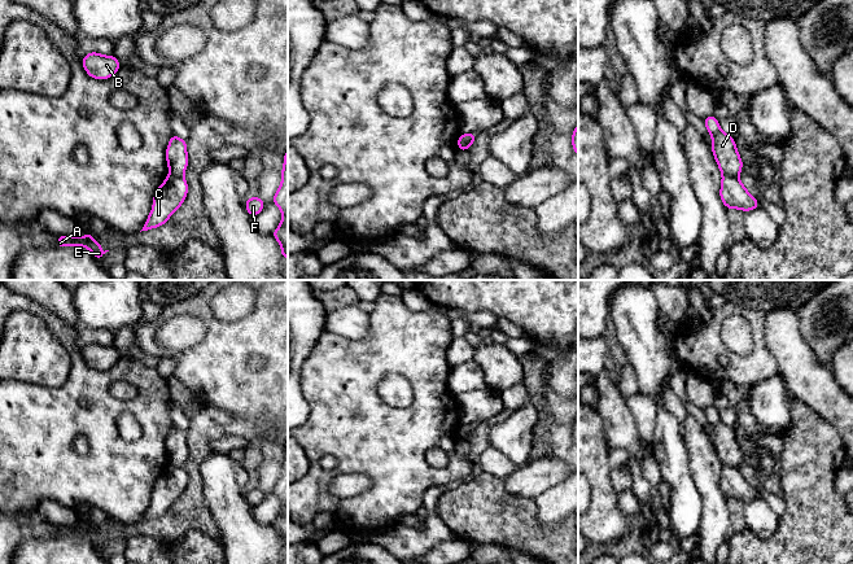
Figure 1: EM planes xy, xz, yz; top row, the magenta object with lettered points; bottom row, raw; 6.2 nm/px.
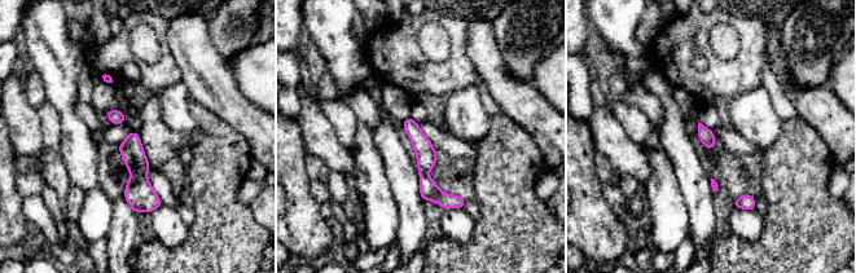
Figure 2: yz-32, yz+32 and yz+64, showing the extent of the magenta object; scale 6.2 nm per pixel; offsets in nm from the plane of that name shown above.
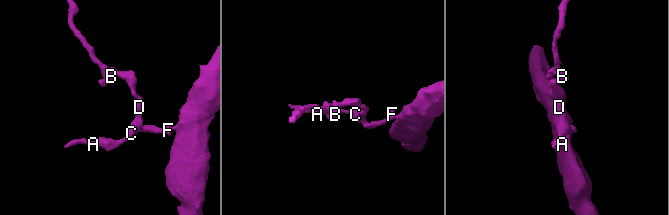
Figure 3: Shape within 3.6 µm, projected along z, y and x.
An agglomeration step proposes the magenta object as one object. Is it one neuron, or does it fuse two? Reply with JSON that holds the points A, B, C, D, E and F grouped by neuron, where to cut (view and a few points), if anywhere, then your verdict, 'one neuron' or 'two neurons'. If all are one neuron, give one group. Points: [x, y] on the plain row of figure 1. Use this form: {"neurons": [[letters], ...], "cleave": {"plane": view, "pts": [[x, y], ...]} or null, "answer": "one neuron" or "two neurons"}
{"neurons": [["A", "C", "E", "F"], ["B", "D"]], "cleave": {"plane": "yz", "pts": [[722, 464], [736, 468]]}, "answer": "two neurons"}

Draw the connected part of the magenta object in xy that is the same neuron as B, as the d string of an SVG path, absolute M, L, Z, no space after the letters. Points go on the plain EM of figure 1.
M91 342L84 346L82 355L87 364L95 370L109 370L121 358L121 353L111 346L102 346L97 342Z

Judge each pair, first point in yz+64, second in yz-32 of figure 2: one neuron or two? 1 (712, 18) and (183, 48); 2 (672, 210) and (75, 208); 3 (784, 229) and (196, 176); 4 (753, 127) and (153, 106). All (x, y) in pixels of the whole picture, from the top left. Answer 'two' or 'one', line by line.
1: two
2: two
3: one
4: two

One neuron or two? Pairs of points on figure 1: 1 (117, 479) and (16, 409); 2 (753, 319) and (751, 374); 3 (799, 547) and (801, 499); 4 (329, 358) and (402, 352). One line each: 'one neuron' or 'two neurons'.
1: one neuron
2: one neuron
3: one neuron
4: one neuron

